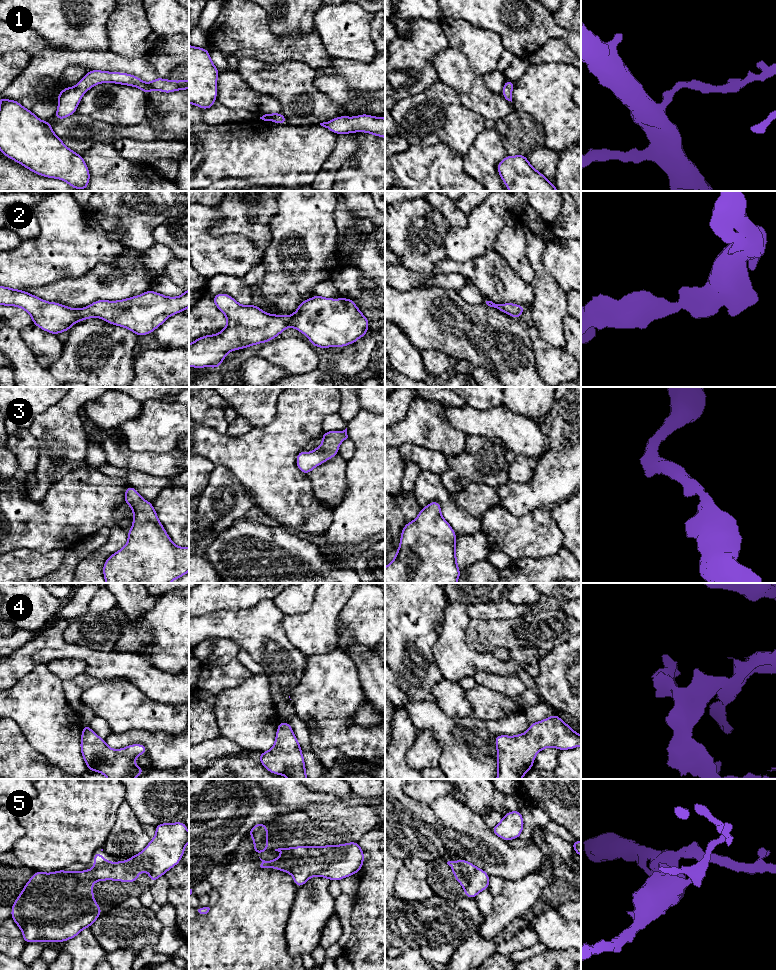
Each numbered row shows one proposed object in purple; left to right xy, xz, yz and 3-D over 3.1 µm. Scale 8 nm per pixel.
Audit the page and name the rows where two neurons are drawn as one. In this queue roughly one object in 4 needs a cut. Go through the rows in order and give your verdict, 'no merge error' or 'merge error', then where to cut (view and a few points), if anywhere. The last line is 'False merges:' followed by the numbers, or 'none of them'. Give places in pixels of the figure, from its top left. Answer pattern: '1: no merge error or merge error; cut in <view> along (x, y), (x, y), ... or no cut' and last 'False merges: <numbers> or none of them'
1: no merge error; no cut
2: no merge error; no cut
3: no merge error; no cut
4: no merge error; no cut
5: no merge error; no cut
False merges: none of them

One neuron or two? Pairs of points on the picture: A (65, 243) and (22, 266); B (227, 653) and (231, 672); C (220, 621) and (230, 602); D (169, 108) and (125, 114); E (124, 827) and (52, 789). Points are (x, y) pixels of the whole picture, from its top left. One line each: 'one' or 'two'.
A: one
B: two
C: two
D: two
E: two

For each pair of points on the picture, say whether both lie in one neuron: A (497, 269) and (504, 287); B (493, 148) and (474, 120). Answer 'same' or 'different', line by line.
A: same
B: different

